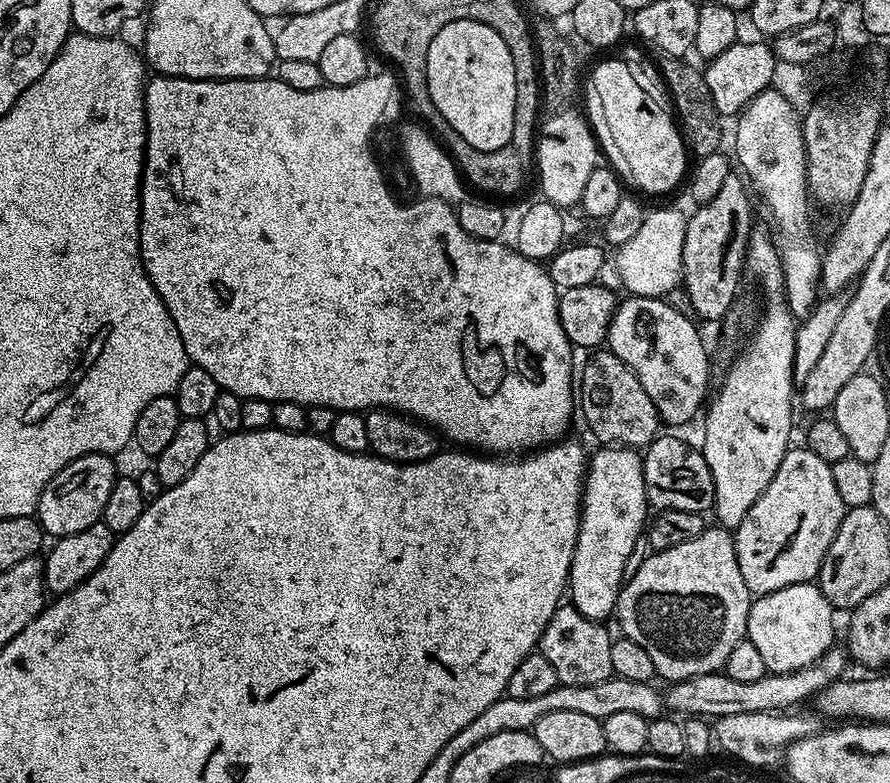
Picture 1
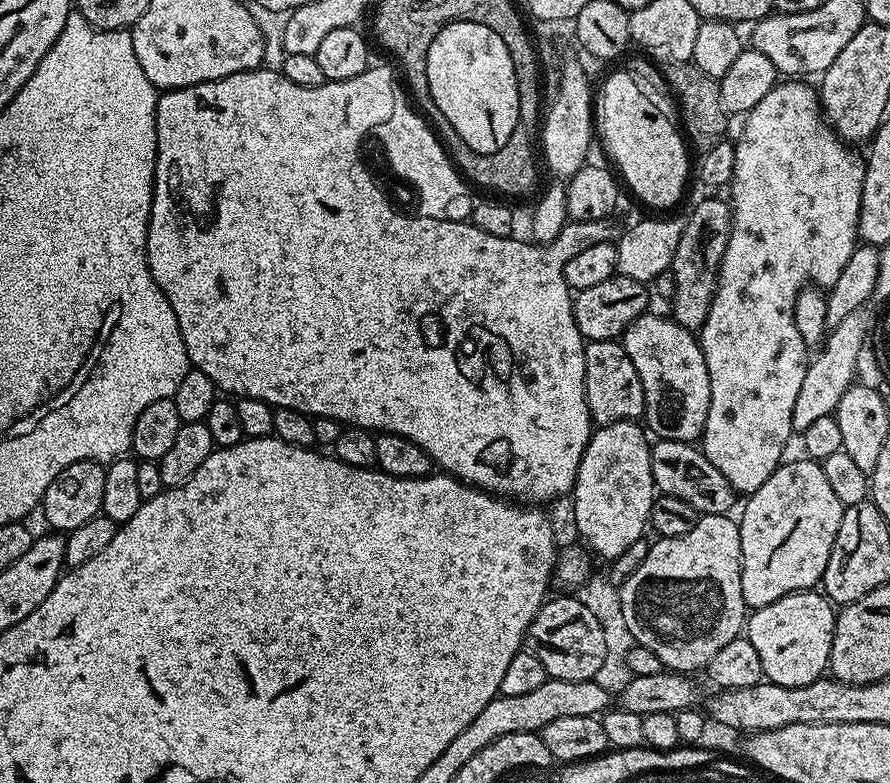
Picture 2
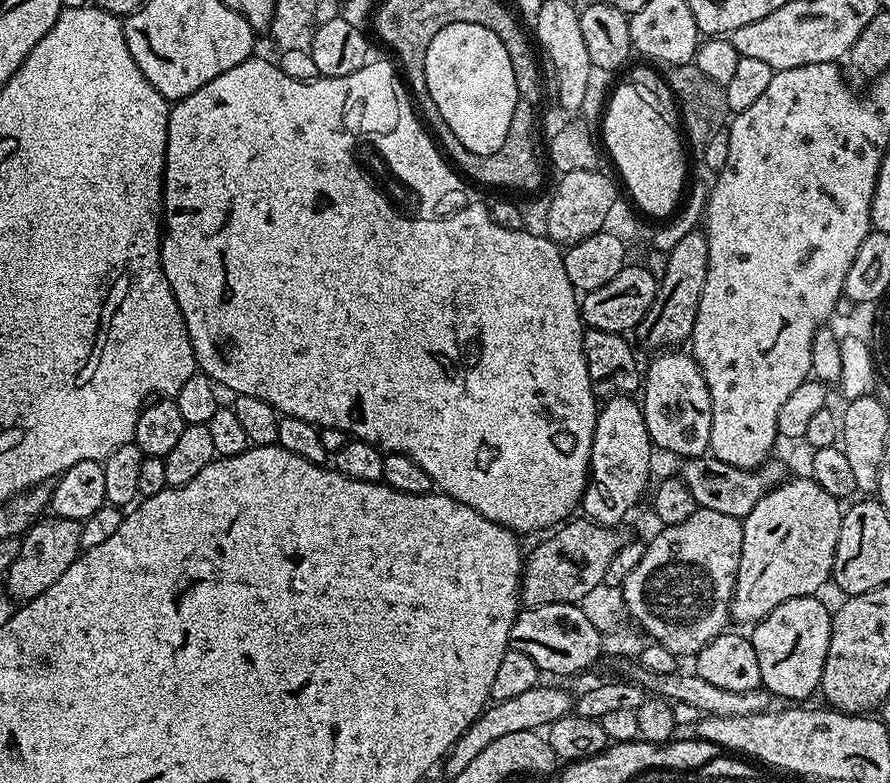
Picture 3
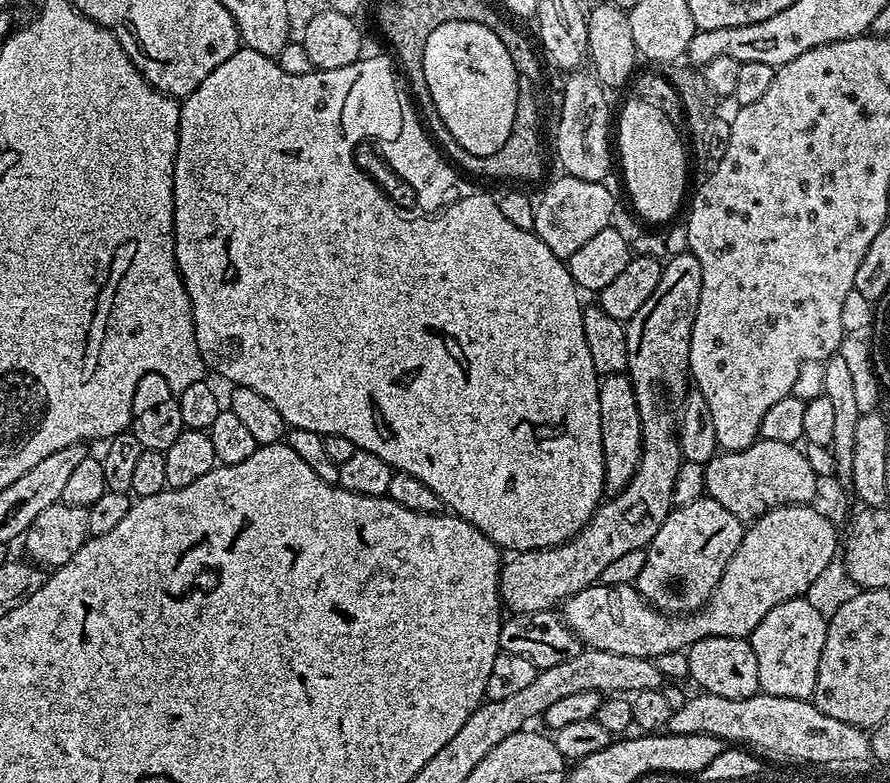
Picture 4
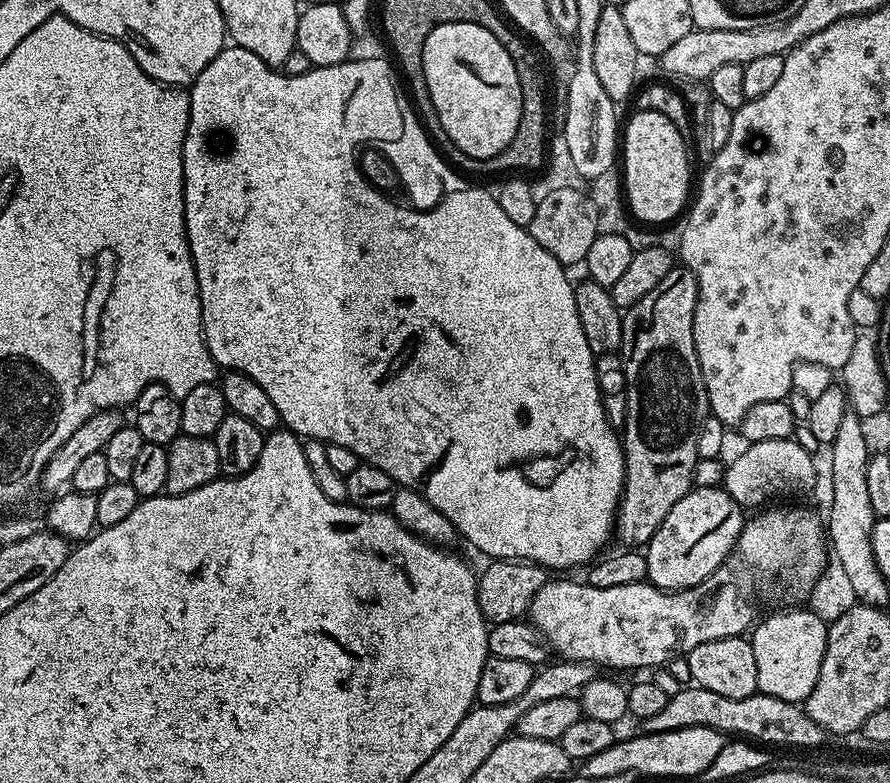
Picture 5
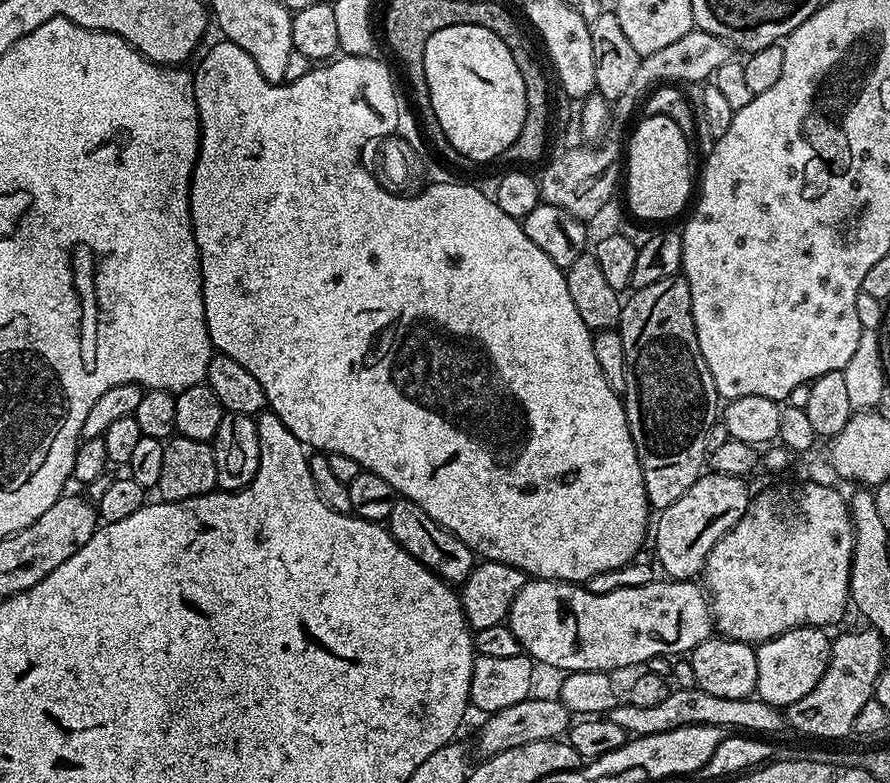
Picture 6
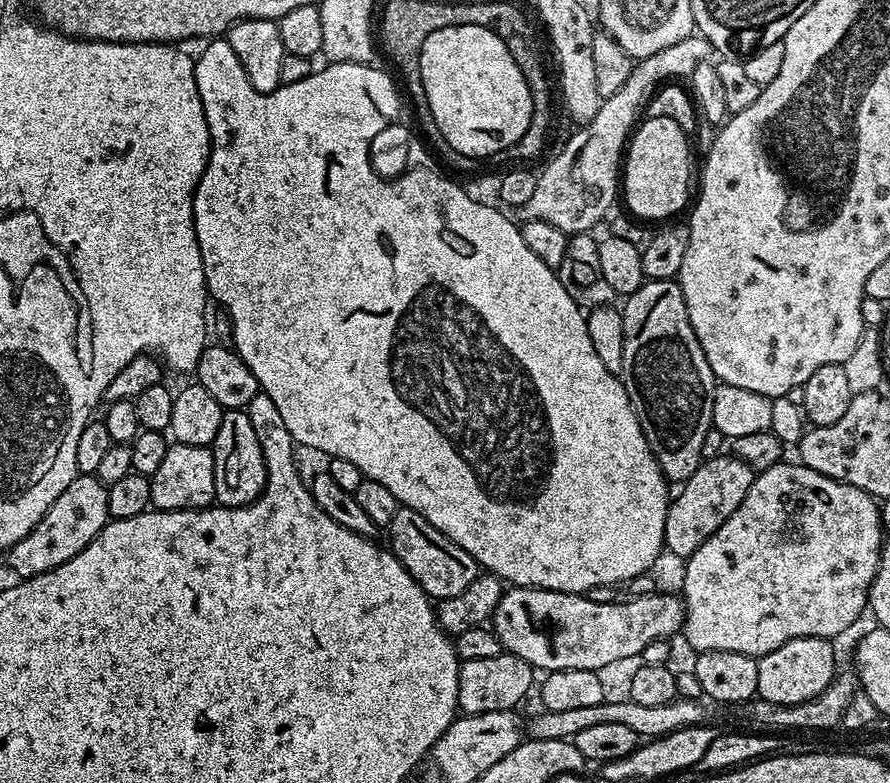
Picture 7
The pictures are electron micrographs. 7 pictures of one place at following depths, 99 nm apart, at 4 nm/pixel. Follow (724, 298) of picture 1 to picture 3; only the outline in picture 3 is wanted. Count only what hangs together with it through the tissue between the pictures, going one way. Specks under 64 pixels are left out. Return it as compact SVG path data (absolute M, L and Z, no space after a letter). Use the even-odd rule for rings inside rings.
M703 231L687 232L672 248L667 249L669 265L666 278L658 281L654 306L642 318L642 322L634 329L635 335L652 350L668 350L691 337L694 322L698 318L698 302L702 294L702 286L706 282L708 269L708 239Z

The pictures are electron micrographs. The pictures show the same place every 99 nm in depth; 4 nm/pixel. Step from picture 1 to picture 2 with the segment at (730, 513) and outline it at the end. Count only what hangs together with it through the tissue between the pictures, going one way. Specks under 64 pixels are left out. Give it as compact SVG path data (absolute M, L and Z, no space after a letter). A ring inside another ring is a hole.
M796 78L777 82L770 90L770 94L766 94L766 98L762 98L762 102L758 102L758 106L754 106L754 110L750 110L743 117L744 129L740 132L740 140L735 141L734 174L730 185L732 229L730 238L726 242L726 252L720 259L720 273L716 275L716 293L710 302L710 314L702 327L698 329L700 349L706 358L706 370L710 374L710 410L702 437L702 451L737 494L756 492L758 486L762 486L762 482L766 482L766 478L774 474L774 470L779 468L785 459L784 447L787 446L788 439L793 439L794 436L792 430L794 401L798 399L798 389L802 387L802 378L806 378L806 370L810 363L810 349L802 342L802 334L798 334L798 326L794 326L794 302L806 286L825 290L832 288L842 274L842 266L850 262L850 254L854 254L858 246L865 161L861 153L860 156L856 153L859 151L846 146L845 141L832 131L820 107L817 89L813 85L811 88L808 84L811 83L801 82Z

